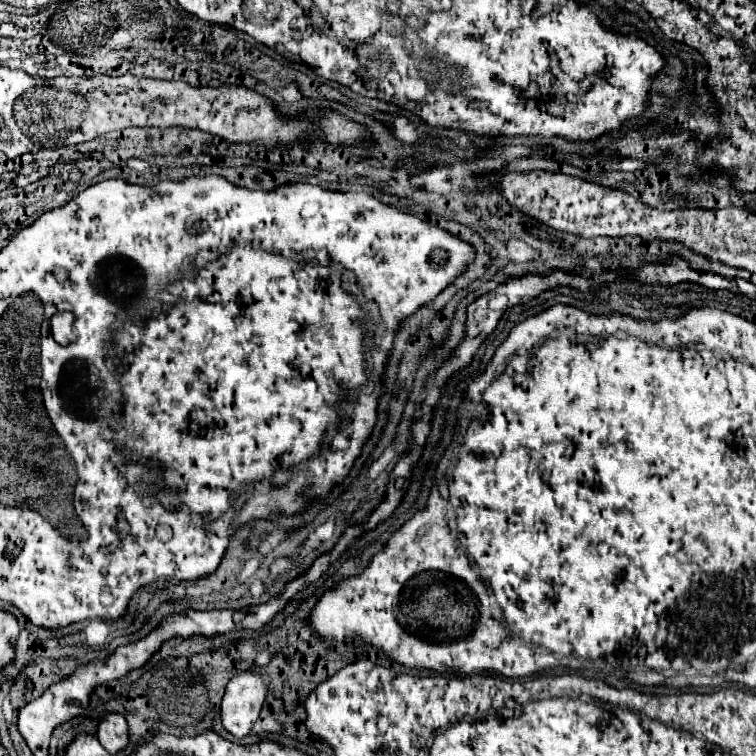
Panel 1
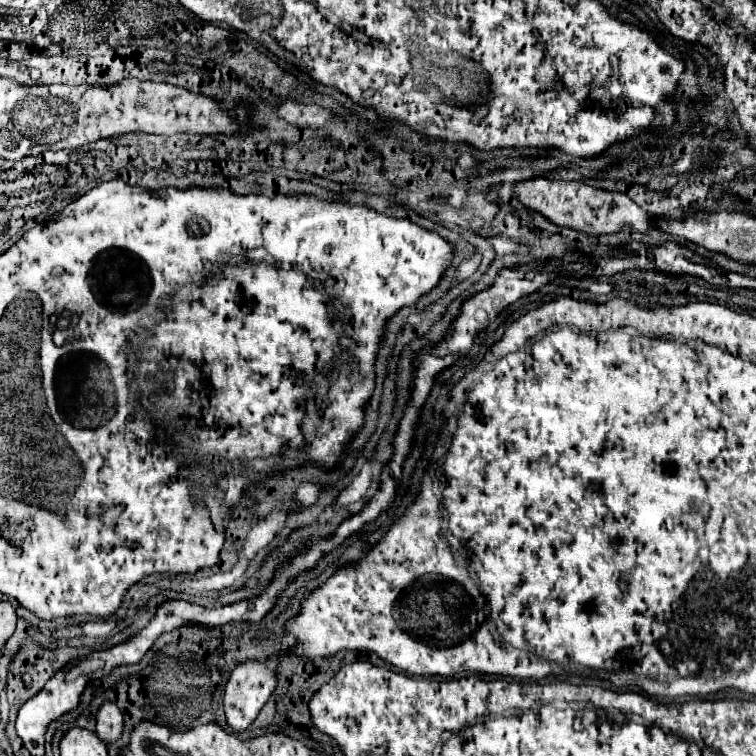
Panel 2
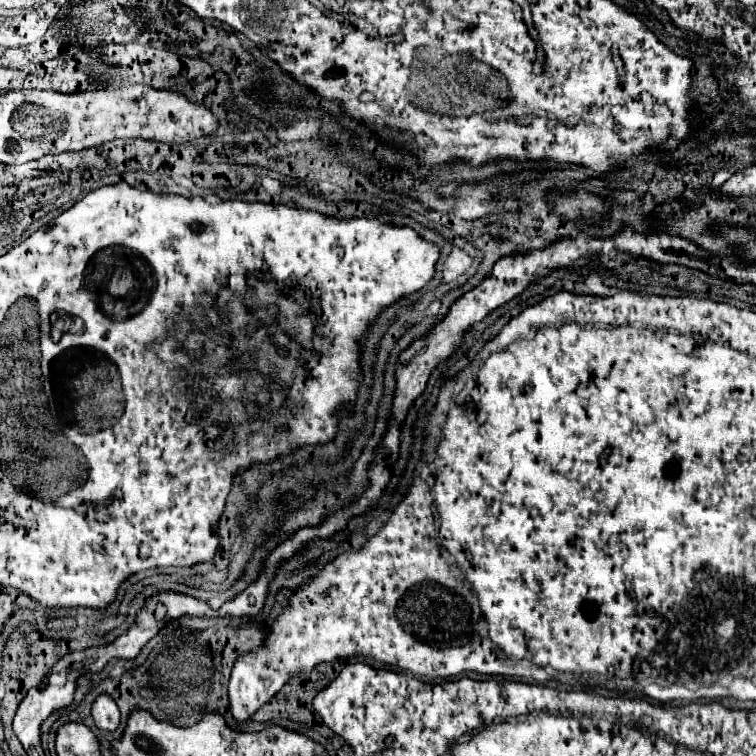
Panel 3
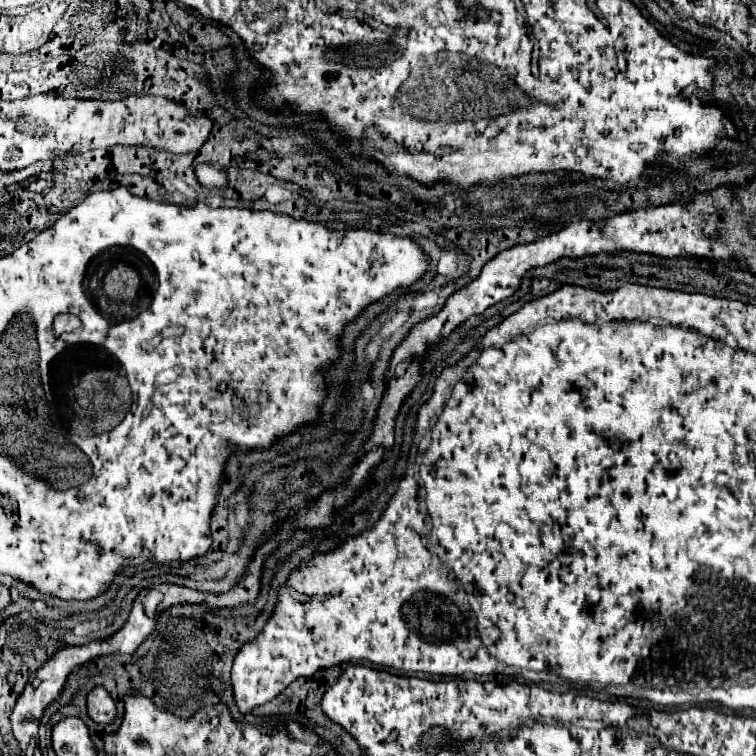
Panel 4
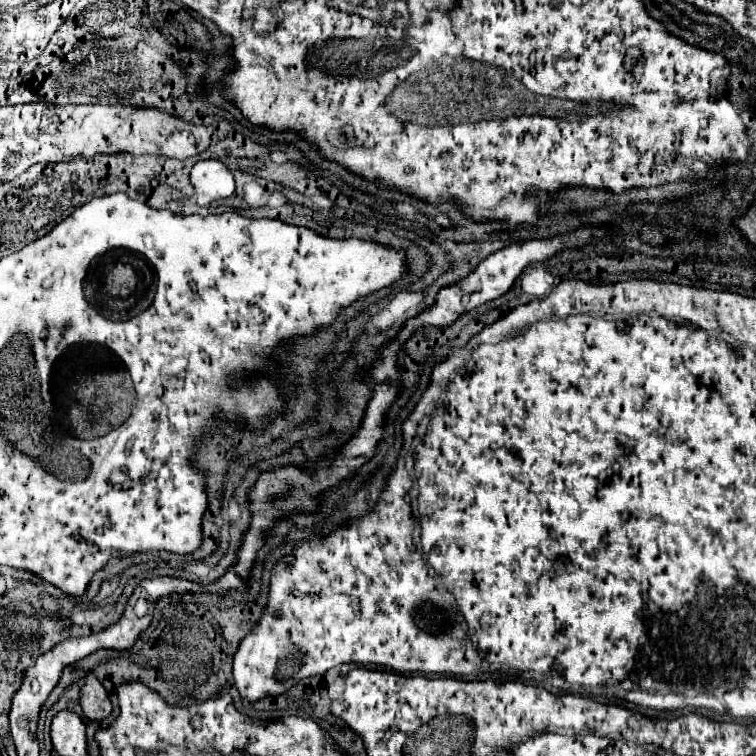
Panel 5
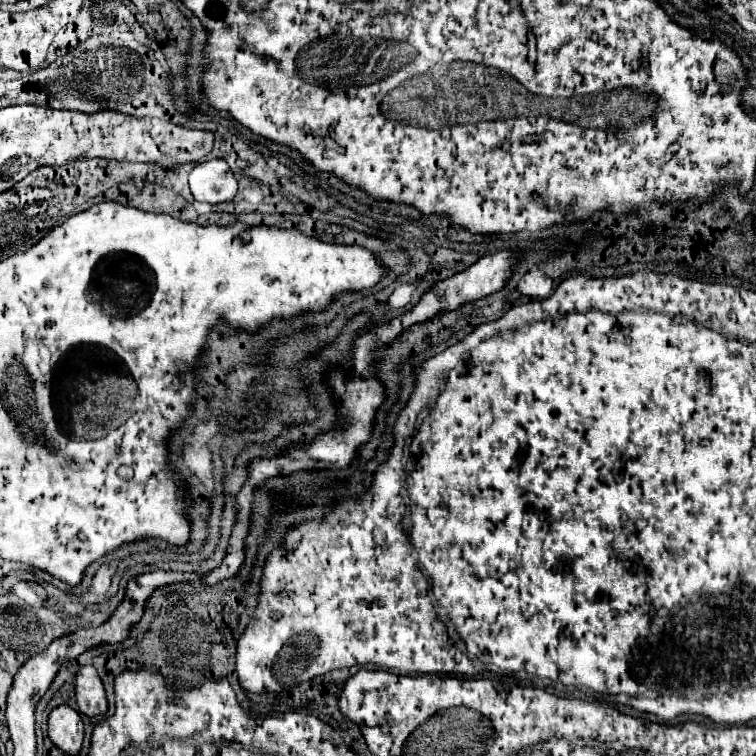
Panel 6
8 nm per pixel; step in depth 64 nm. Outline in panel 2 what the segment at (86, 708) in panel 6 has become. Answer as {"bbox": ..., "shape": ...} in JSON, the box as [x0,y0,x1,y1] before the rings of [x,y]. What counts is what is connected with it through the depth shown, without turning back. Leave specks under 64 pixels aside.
{"bbox":[96,702,124,744],"shape":[[[112,702],[104,704],[96,716],[98,738],[104,744],[114,744],[122,738],[122,728],[124,728],[124,718],[122,718],[122,712],[118,710],[118,706]]]}

